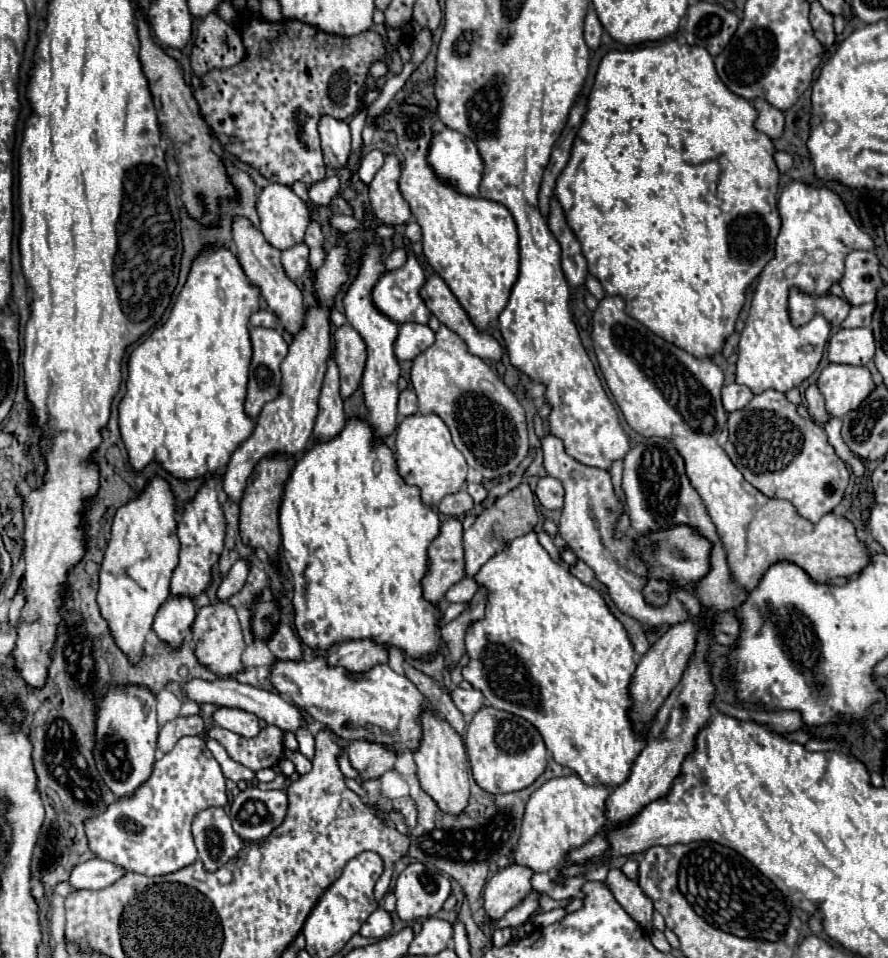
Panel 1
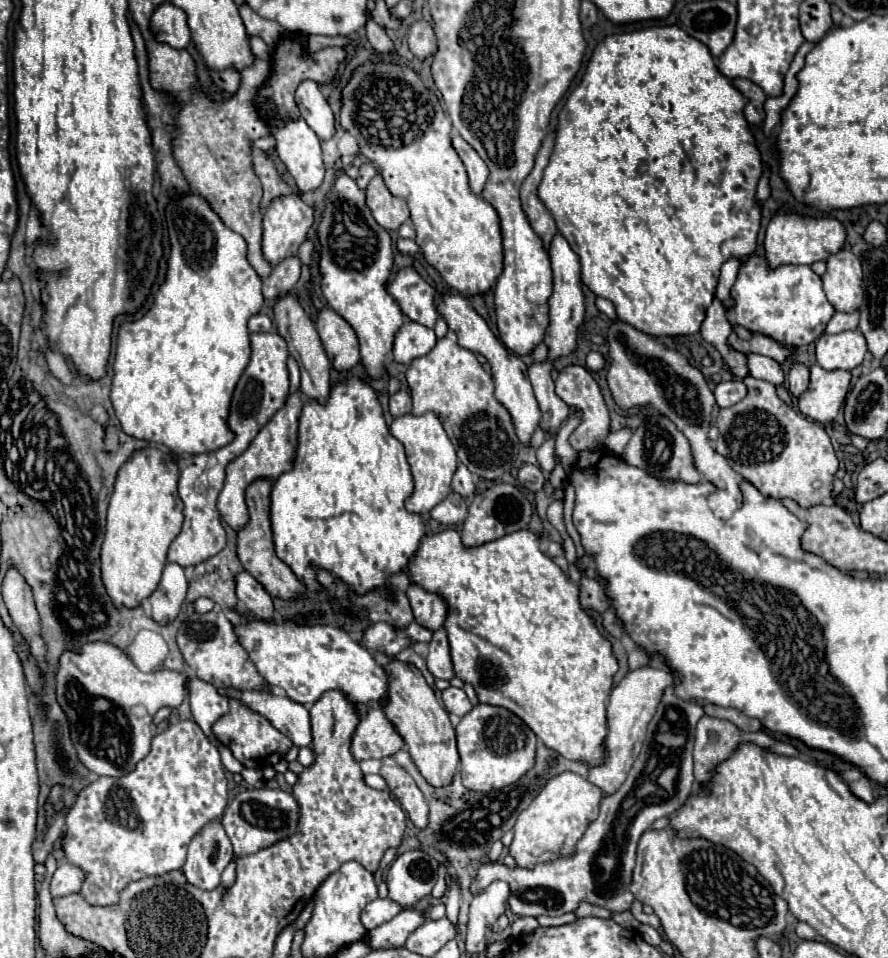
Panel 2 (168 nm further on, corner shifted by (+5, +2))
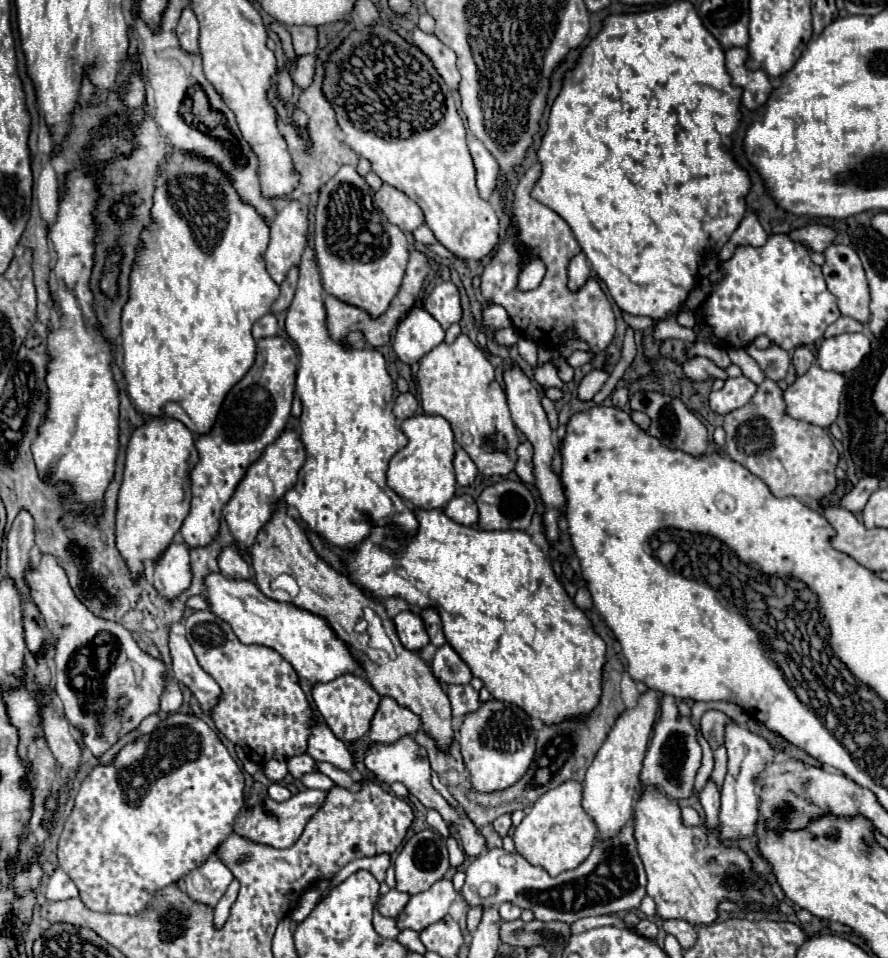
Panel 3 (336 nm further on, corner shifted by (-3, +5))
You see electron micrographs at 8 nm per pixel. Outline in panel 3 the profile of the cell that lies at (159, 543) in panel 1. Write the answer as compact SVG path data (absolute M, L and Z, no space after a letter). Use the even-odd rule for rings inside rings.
M154 416L132 432L126 448L124 480L118 494L116 546L132 574L144 570L144 560L160 556L180 530L190 508L190 462L196 464L198 452L194 434L176 418Z

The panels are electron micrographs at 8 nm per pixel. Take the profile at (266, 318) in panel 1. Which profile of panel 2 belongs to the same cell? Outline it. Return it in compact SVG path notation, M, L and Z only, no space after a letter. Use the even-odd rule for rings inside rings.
M262 313L250 317L250 321L248 321L248 331L250 331L250 333L254 333L254 331L272 331L272 321L270 321L270 317L268 317L268 315L262 315Z

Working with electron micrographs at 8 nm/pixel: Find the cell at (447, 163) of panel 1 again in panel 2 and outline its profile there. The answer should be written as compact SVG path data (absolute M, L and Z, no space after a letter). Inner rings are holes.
M452 135L452 147L456 149L456 153L460 155L460 159L462 159L464 167L466 167L466 173L468 173L468 179L470 179L470 189L476 195L480 195L482 189L484 189L484 183L488 179L486 163L460 135Z

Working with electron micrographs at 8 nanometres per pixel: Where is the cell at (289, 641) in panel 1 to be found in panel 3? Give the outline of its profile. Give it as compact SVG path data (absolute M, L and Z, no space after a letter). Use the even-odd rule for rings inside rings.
M232 546L222 548L222 552L218 554L218 566L220 566L220 572L224 572L226 576L250 578L248 576L248 564L244 562L244 558Z

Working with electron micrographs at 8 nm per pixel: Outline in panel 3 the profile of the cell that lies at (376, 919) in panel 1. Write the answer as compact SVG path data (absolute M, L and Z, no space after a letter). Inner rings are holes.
M390 890L386 896L382 896L378 900L378 910L380 910L382 916L396 918L404 910L408 900L410 900L410 894L404 894L404 892L398 892L398 890Z

